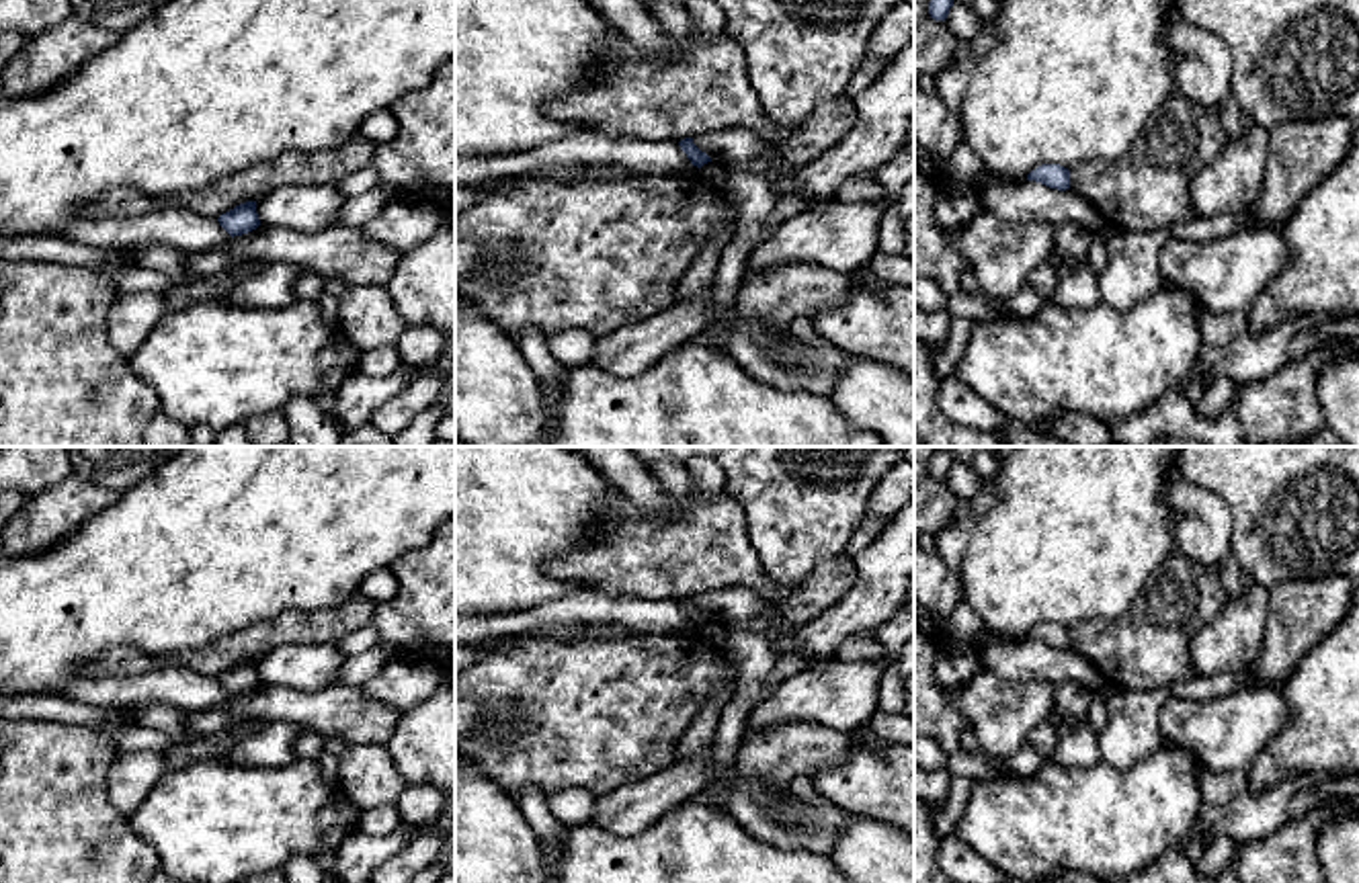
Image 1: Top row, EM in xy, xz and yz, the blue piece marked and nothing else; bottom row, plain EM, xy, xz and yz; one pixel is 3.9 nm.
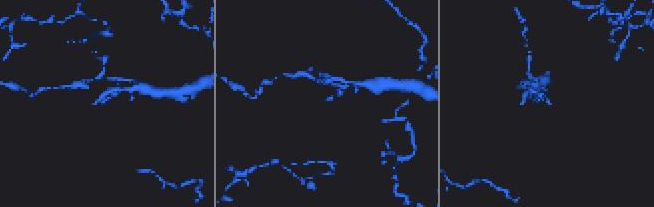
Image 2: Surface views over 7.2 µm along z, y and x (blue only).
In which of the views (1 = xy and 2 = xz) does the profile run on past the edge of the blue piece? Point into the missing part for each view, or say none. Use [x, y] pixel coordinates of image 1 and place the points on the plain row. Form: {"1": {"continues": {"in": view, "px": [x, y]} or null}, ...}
{"1": {"continues": null}, "2": {"continues": null}}

